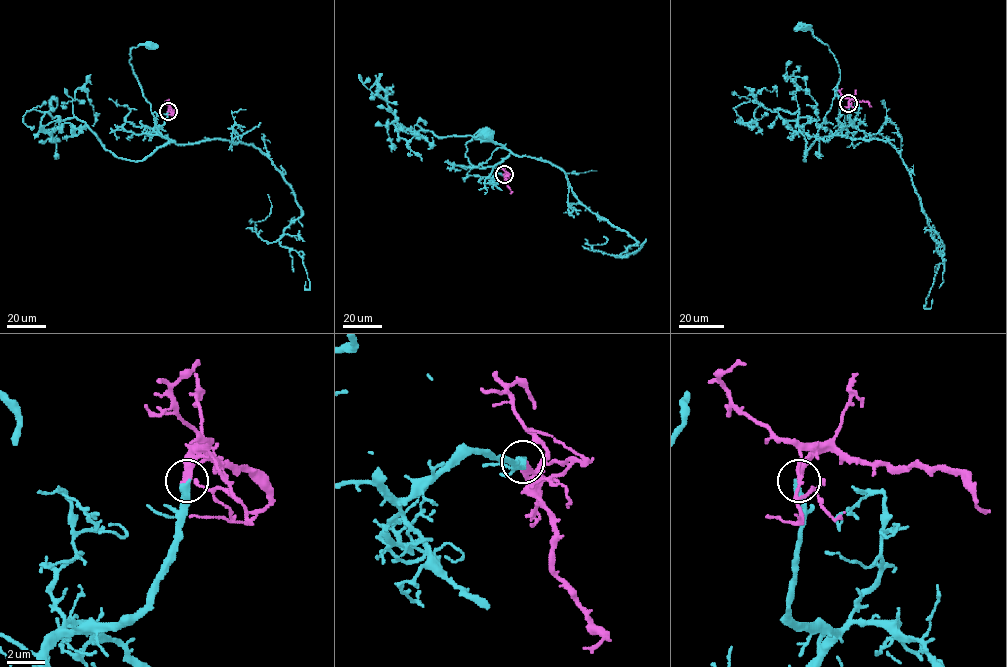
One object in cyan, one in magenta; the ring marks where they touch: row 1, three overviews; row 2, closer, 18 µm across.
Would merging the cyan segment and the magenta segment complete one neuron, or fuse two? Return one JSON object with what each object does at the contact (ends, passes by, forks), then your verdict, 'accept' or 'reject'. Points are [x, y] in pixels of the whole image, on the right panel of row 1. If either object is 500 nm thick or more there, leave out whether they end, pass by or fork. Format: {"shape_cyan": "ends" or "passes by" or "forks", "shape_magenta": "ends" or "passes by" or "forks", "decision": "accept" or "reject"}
{"shape_cyan": "ends", "shape_magenta": "ends", "decision": "accept"}

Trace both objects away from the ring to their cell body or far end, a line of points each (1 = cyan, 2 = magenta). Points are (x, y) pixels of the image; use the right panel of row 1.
1: (849, 103), (851, 123), (819, 137), (840, 72), (827, 45), (800, 26), (805, 27)
2: (849, 103), (852, 99), (866, 101), (871, 106)

